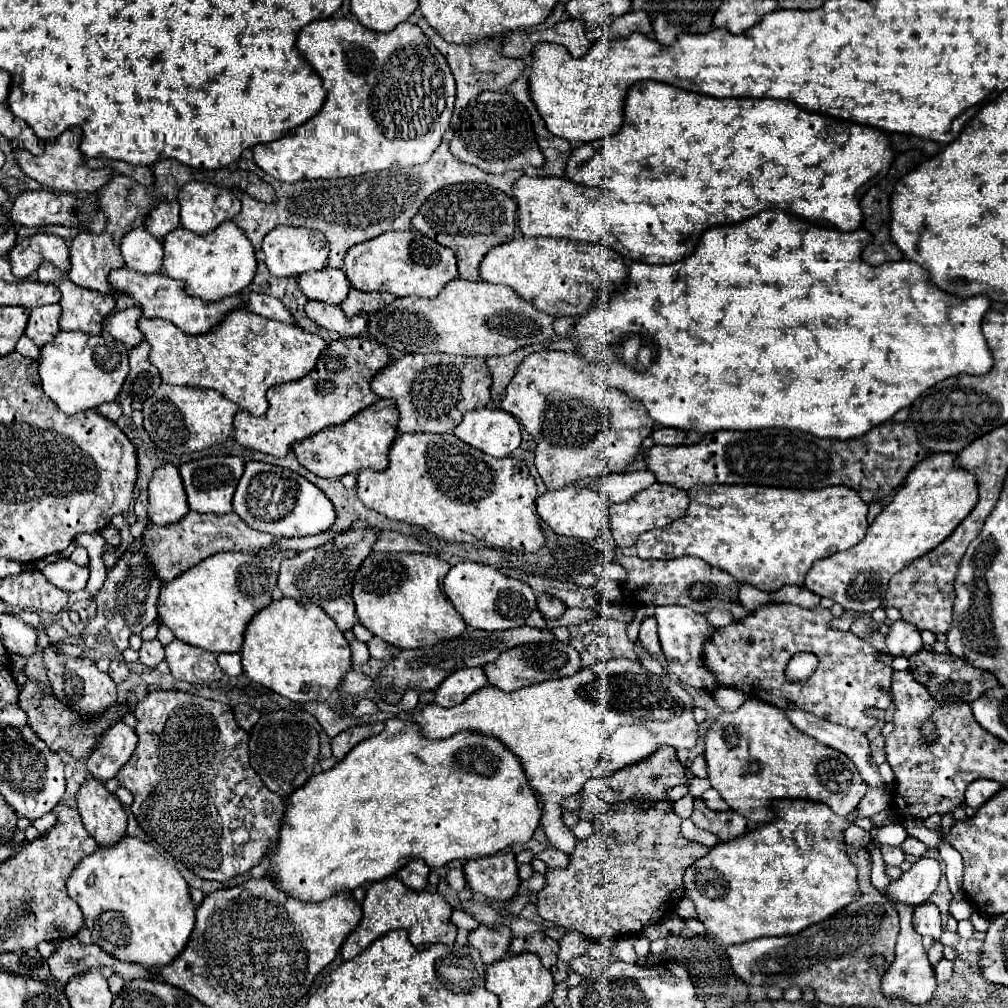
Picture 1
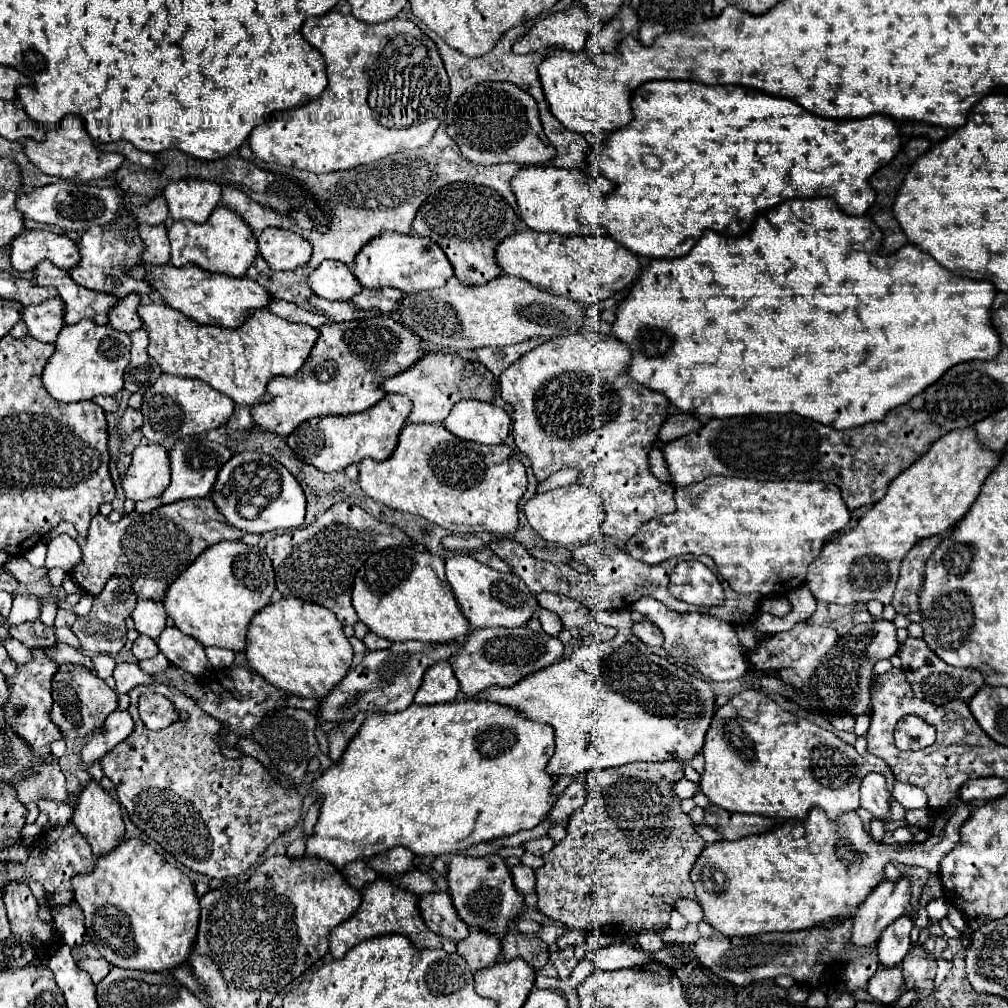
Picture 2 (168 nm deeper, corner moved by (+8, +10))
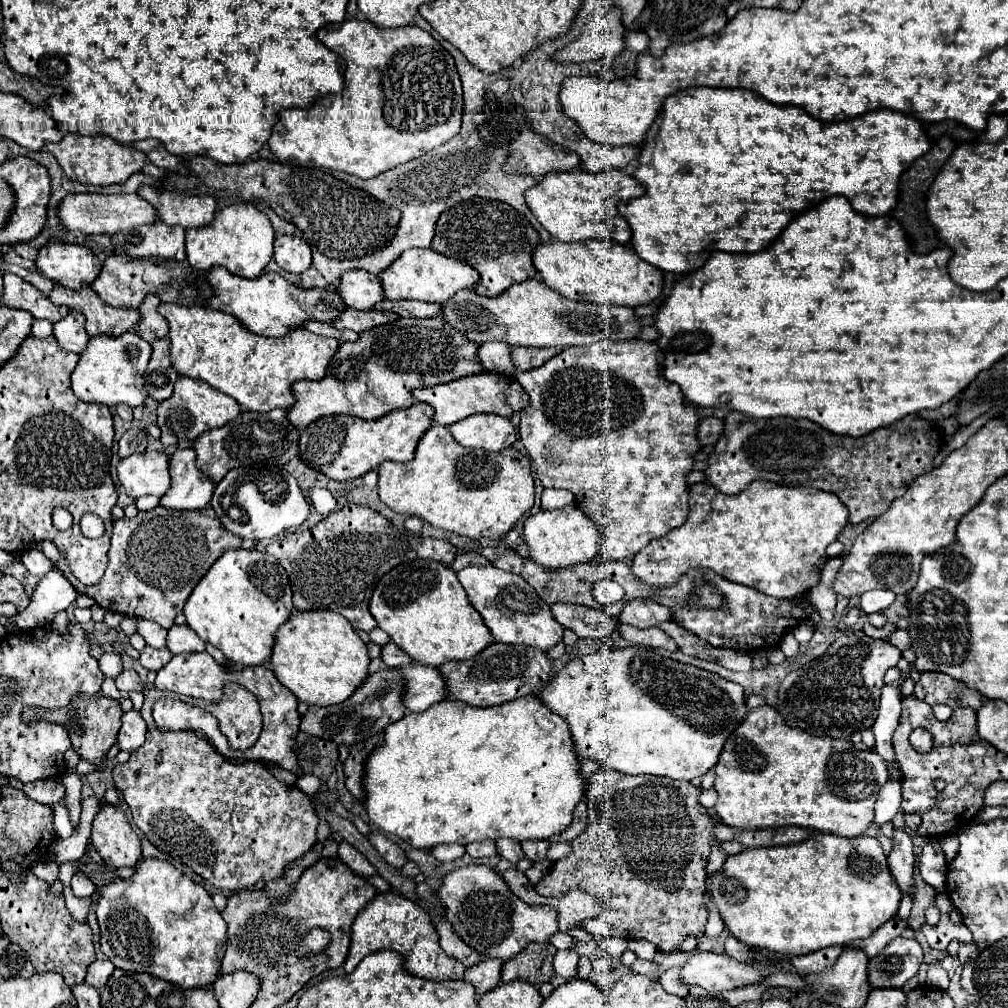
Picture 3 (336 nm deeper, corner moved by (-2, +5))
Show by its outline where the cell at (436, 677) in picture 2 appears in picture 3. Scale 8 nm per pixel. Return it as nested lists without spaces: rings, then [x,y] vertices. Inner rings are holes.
[[[410,663],[408,667],[402,669],[402,679],[404,679],[402,701],[406,711],[412,713],[426,711],[430,705],[446,699],[444,679],[436,671],[436,667]]]

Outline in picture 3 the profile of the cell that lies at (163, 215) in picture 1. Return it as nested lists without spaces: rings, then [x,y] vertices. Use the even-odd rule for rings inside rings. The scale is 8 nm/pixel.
[[[72,193],[68,195],[60,209],[58,209],[58,217],[62,219],[62,223],[70,229],[70,231],[80,231],[84,235],[88,233],[108,233],[114,235],[118,231],[126,231],[144,223],[154,223],[156,213],[154,207],[150,207],[148,201],[144,201],[142,197],[138,197],[136,193],[132,195],[90,195],[90,193]]]

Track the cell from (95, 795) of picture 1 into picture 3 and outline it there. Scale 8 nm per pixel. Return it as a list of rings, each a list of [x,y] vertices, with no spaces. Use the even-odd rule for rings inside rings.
[[[102,803],[102,809],[98,811],[98,815],[94,819],[90,843],[94,845],[94,849],[98,851],[98,855],[102,857],[102,861],[108,867],[134,867],[142,859],[140,839],[134,833],[134,829],[130,827],[130,823],[126,819],[126,813],[120,811],[118,807],[108,805],[108,803]]]

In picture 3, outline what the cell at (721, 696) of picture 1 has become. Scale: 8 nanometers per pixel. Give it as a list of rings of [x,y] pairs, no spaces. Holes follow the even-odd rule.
[[[842,635],[822,657],[786,675],[778,687],[776,711],[788,727],[798,727],[810,735],[850,739],[852,733],[870,729],[878,717],[878,699],[884,687],[884,673],[896,667],[900,651],[886,641],[870,637]]]

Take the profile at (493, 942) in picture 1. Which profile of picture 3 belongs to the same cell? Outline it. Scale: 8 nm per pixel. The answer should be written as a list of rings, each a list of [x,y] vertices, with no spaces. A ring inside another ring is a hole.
[[[482,959],[476,967],[470,967],[464,973],[464,981],[474,985],[476,997],[482,997],[490,989],[494,989],[500,983],[500,969],[502,961],[498,959]]]

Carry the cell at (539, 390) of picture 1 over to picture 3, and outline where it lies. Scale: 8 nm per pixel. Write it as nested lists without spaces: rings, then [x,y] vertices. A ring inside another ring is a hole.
[[[632,339],[632,341],[598,341],[588,347],[568,347],[550,361],[546,361],[542,367],[532,369],[532,371],[522,371],[516,373],[514,379],[526,389],[530,395],[530,405],[520,411],[520,441],[526,447],[528,455],[532,457],[536,465],[536,475],[542,481],[544,487],[556,487],[556,489],[568,489],[574,493],[576,505],[584,511],[586,517],[590,517],[602,539],[600,539],[600,553],[606,559],[616,559],[622,561],[626,557],[636,555],[642,547],[646,547],[652,539],[666,535],[666,531],[680,527],[686,517],[688,517],[688,483],[686,477],[690,471],[694,471],[694,453],[702,449],[702,443],[698,441],[698,425],[700,425],[700,413],[694,405],[686,401],[682,395],[680,387],[676,383],[670,383],[662,375],[662,351],[656,347],[656,343],[642,341],[642,339]]]

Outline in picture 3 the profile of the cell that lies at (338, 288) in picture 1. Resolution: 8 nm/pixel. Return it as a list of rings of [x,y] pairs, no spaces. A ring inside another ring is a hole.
[[[346,271],[340,281],[340,295],[352,309],[374,309],[384,299],[378,275],[368,271]]]

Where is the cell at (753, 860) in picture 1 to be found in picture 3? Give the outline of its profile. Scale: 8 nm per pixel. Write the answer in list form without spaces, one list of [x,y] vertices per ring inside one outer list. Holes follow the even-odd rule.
[[[814,833],[810,839],[796,845],[746,849],[724,861],[722,869],[712,877],[710,887],[712,901],[732,937],[750,947],[768,949],[778,955],[806,955],[870,937],[898,913],[902,899],[888,871],[886,855],[874,837],[846,839],[834,833]]]

